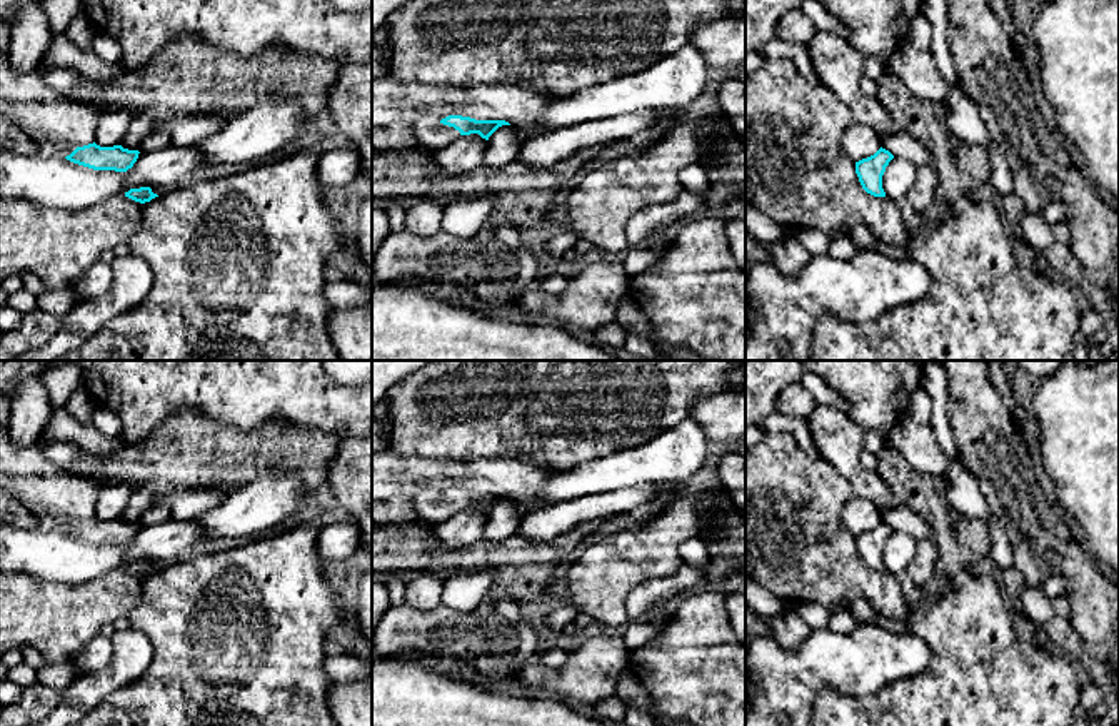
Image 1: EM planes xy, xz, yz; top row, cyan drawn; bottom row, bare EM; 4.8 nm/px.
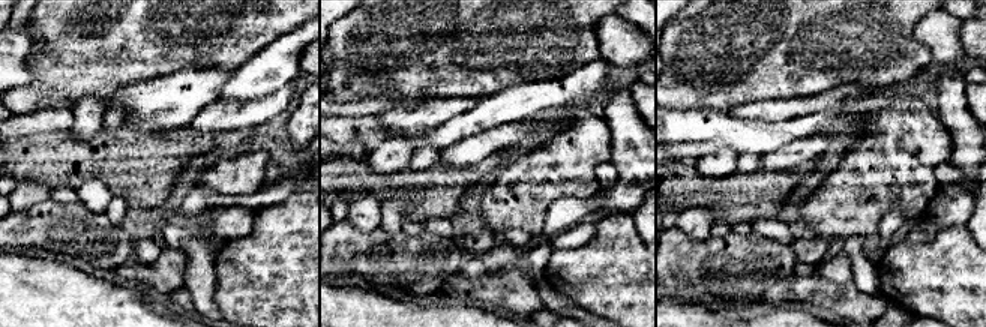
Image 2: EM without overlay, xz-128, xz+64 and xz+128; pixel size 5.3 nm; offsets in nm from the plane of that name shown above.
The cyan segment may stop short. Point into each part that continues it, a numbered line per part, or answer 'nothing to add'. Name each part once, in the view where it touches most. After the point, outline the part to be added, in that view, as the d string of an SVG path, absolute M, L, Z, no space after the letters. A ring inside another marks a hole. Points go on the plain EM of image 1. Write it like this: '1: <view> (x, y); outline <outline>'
1: xy (57, 499); outline M0 426L0 482L5 484L10 492L32 511L40 526L48 531L67 531L77 521L93 517L95 502L103 487L98 481L60 471L45 457L40 446L15 446L3 426Z

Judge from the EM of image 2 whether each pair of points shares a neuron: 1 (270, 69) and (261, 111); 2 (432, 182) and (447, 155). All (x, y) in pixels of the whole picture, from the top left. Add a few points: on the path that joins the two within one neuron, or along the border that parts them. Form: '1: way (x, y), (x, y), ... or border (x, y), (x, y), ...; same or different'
1: border (294, 78), (261, 98), (230, 99); different
2: border (437, 162), (456, 168); different

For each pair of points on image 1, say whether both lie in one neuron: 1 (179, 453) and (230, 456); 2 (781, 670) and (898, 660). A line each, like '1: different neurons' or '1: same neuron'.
1: same neuron
2: same neuron

